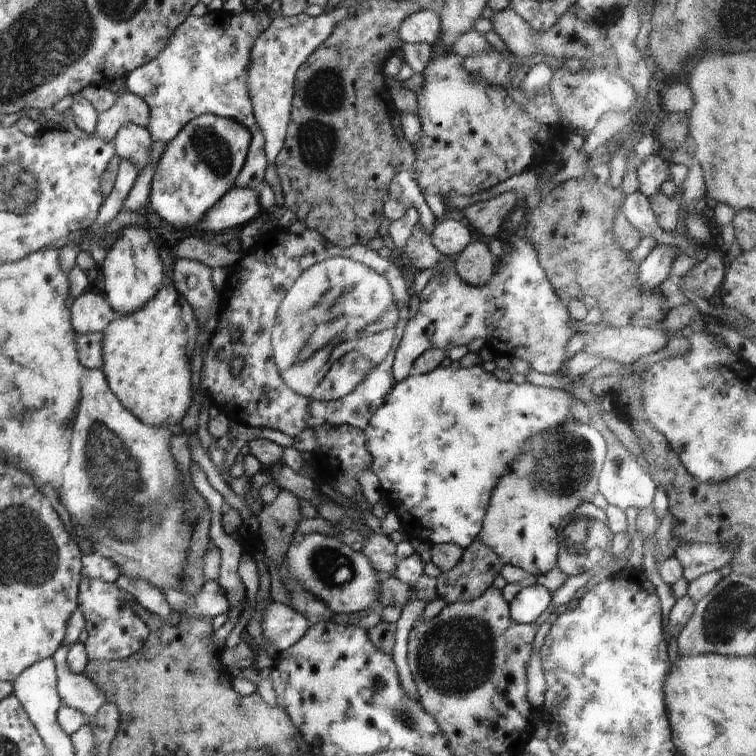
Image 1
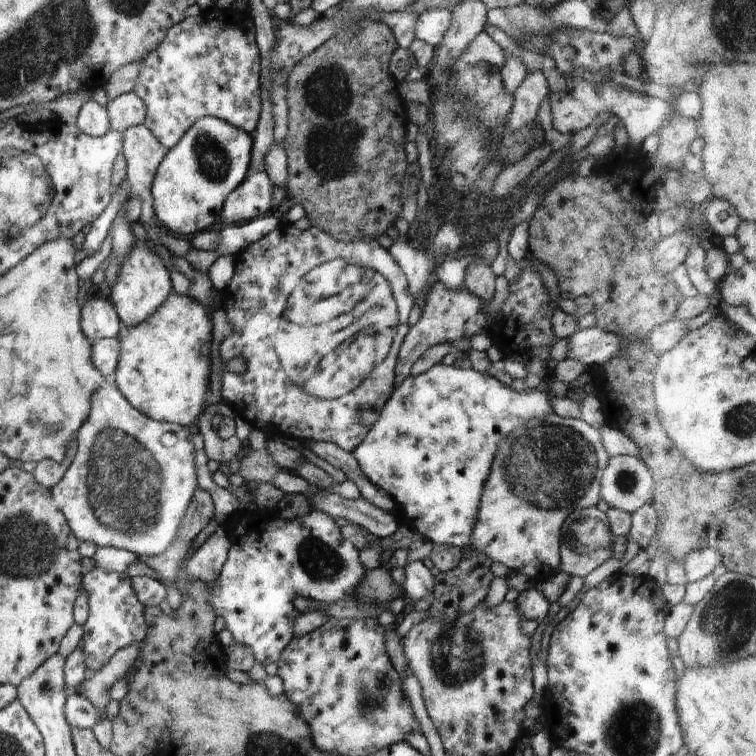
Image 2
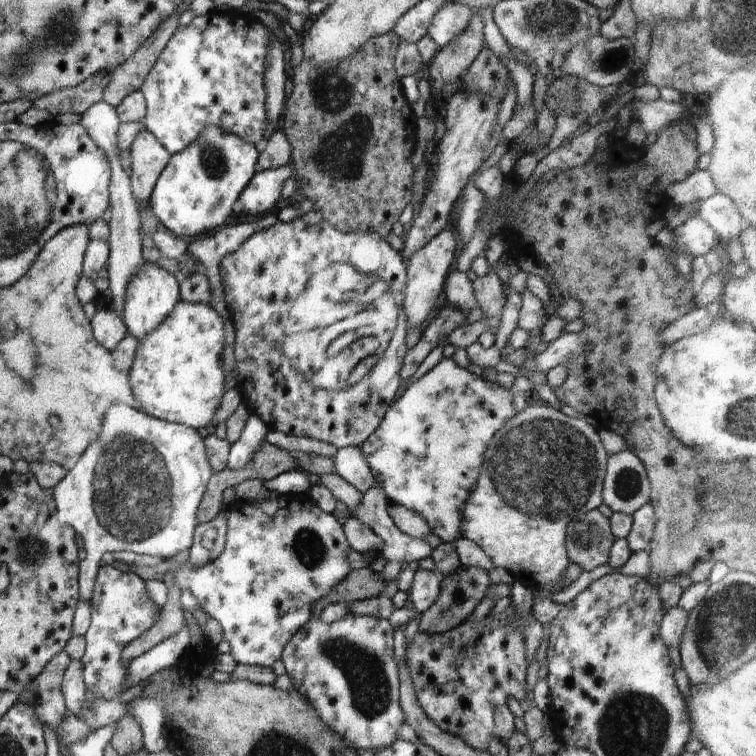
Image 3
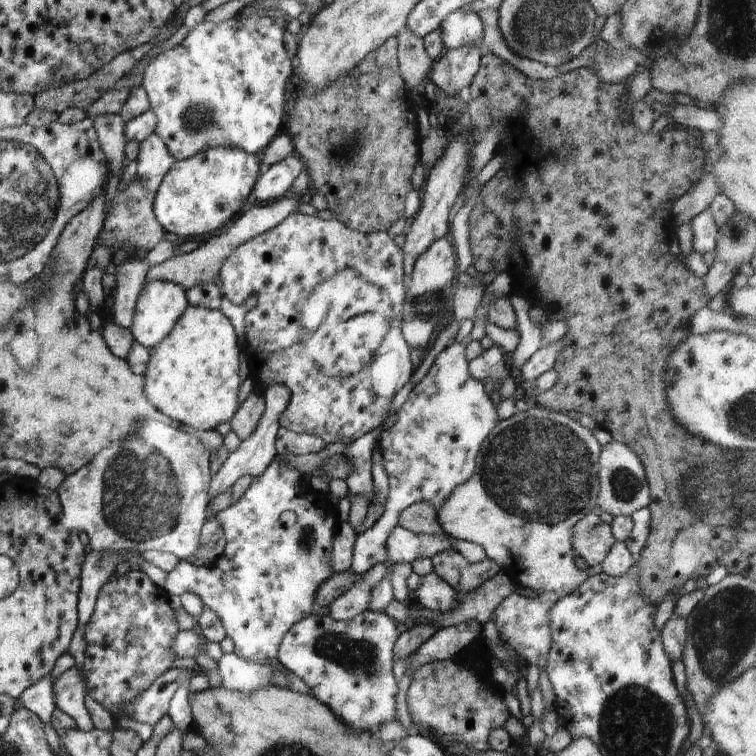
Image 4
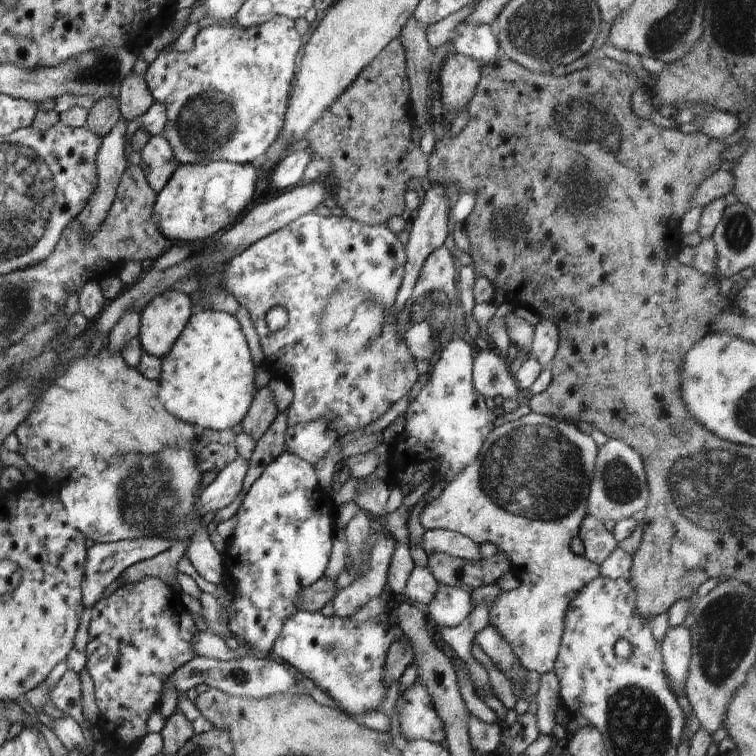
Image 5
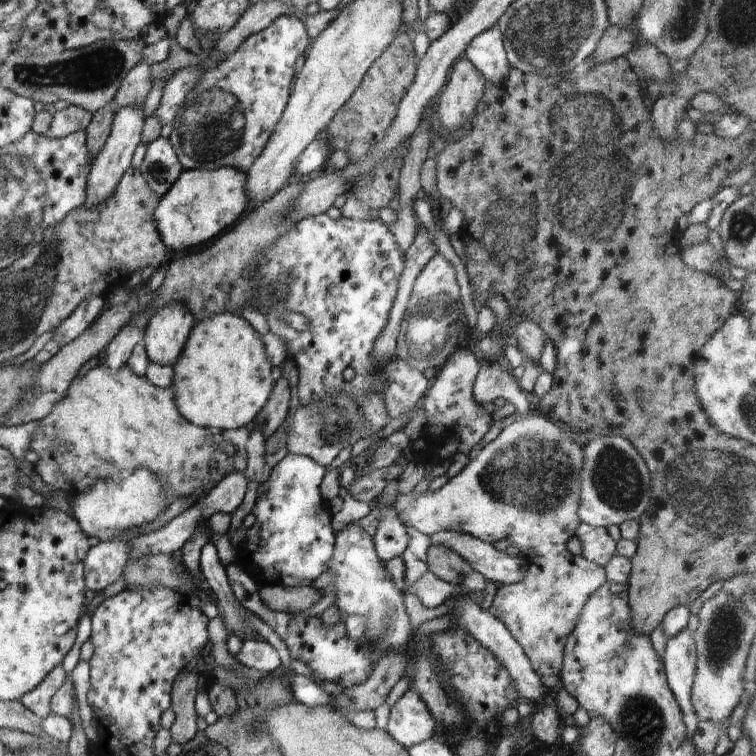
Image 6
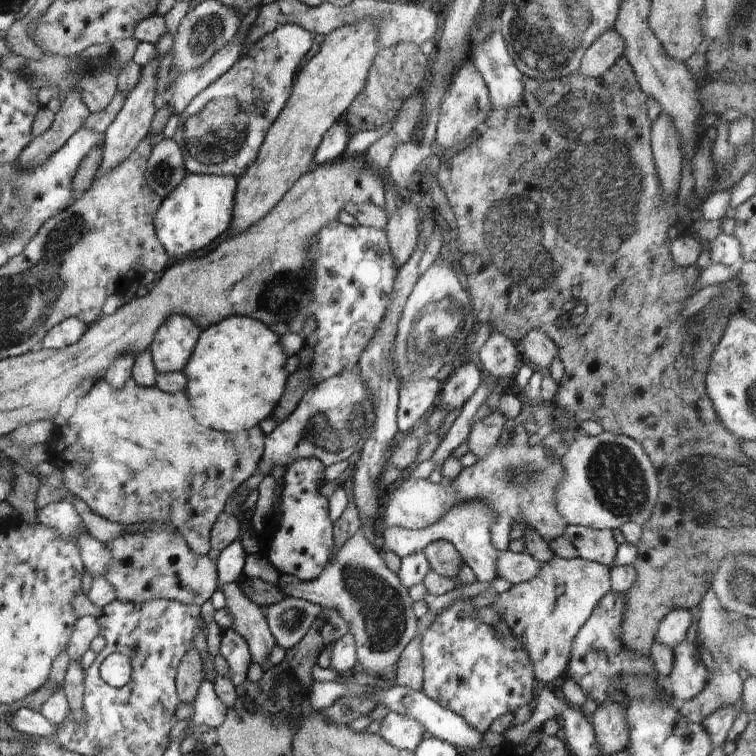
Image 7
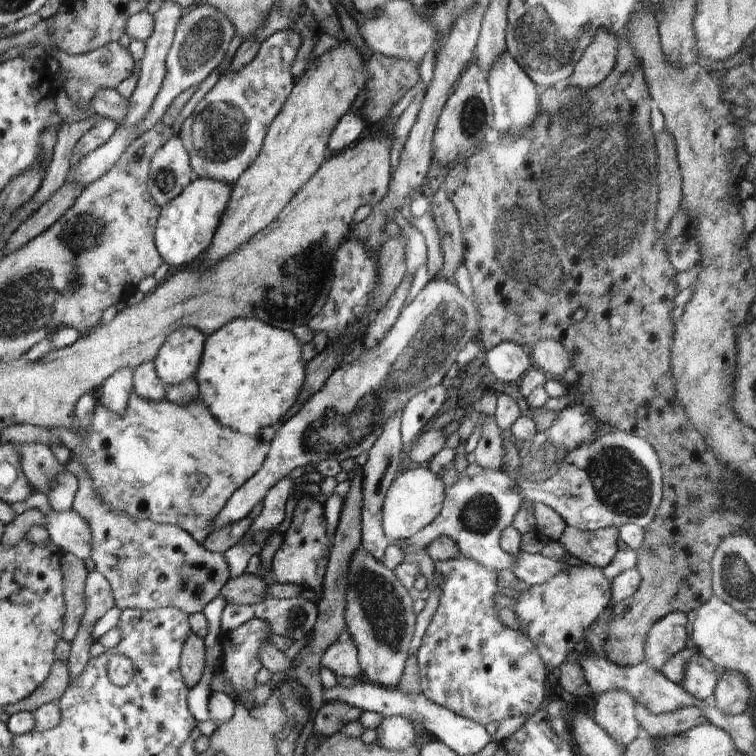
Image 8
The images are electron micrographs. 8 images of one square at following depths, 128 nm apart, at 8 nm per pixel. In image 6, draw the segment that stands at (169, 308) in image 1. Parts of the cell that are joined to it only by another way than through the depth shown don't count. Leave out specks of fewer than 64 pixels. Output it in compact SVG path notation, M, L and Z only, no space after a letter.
M227 312L195 321L183 351L172 366L172 388L178 412L197 427L220 428L223 432L245 428L262 410L275 383L270 377L272 366L266 358L261 334L245 318Z

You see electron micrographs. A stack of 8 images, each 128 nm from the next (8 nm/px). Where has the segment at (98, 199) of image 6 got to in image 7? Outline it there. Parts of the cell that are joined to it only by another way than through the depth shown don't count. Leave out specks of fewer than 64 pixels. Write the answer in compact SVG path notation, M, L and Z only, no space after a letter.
M167 32L154 46L159 53L159 57L141 68L139 81L134 89L127 94L120 112L104 132L102 142L103 157L94 180L107 175L109 171L113 171L117 166L120 166L120 163L124 162L124 159L128 158L129 154L132 154L132 151L140 144L140 141L144 140L150 132L152 120L157 112L157 108L153 104L156 96L156 71L162 58L172 50L172 36Z

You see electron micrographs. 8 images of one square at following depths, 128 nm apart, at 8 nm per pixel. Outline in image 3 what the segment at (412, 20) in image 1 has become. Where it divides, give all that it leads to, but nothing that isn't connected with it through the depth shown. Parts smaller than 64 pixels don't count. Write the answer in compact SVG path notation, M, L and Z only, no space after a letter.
M447 3L439 12L434 14L427 34L435 41L438 49L449 45L466 29L471 18L472 10L459 3Z

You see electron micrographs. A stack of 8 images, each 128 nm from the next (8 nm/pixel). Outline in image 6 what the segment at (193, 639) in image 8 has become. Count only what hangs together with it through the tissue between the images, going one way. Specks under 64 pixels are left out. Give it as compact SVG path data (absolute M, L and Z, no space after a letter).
M189 672L176 678L173 684L170 707L174 710L175 718L169 730L173 742L180 746L186 745L198 733L195 727L197 710L194 706L197 678L198 674Z

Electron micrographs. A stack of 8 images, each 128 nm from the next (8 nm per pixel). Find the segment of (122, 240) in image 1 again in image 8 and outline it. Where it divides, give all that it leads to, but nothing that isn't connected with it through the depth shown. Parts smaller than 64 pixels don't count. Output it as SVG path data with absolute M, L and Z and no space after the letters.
M194 327L172 331L153 361L162 384L178 385L195 376L207 336Z

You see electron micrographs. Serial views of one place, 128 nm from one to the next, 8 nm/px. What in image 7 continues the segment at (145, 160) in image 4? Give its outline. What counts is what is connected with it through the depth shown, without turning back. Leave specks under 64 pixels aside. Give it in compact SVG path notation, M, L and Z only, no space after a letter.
M162 139L153 147L146 168L146 182L161 199L166 198L188 173L174 139Z

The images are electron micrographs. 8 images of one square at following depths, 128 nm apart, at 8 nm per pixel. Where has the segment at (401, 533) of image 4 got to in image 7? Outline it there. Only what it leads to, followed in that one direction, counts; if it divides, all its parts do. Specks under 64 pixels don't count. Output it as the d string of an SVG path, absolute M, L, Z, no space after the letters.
M510 549L497 552L496 571L498 576L513 585L530 580L538 574L541 563L526 553L513 553Z

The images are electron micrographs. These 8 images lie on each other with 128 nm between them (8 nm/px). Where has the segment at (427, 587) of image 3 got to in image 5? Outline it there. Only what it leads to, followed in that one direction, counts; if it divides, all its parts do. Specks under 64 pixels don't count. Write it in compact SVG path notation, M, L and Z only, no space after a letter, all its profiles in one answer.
M438 583L434 598L428 603L427 616L441 628L455 627L474 609L471 603L471 593L460 587L451 587Z

